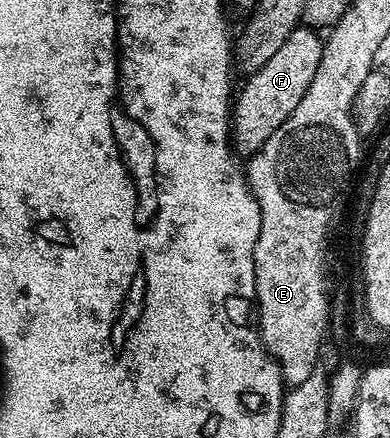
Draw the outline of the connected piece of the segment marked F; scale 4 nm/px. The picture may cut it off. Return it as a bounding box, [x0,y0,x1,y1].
[230,24,325,155]

